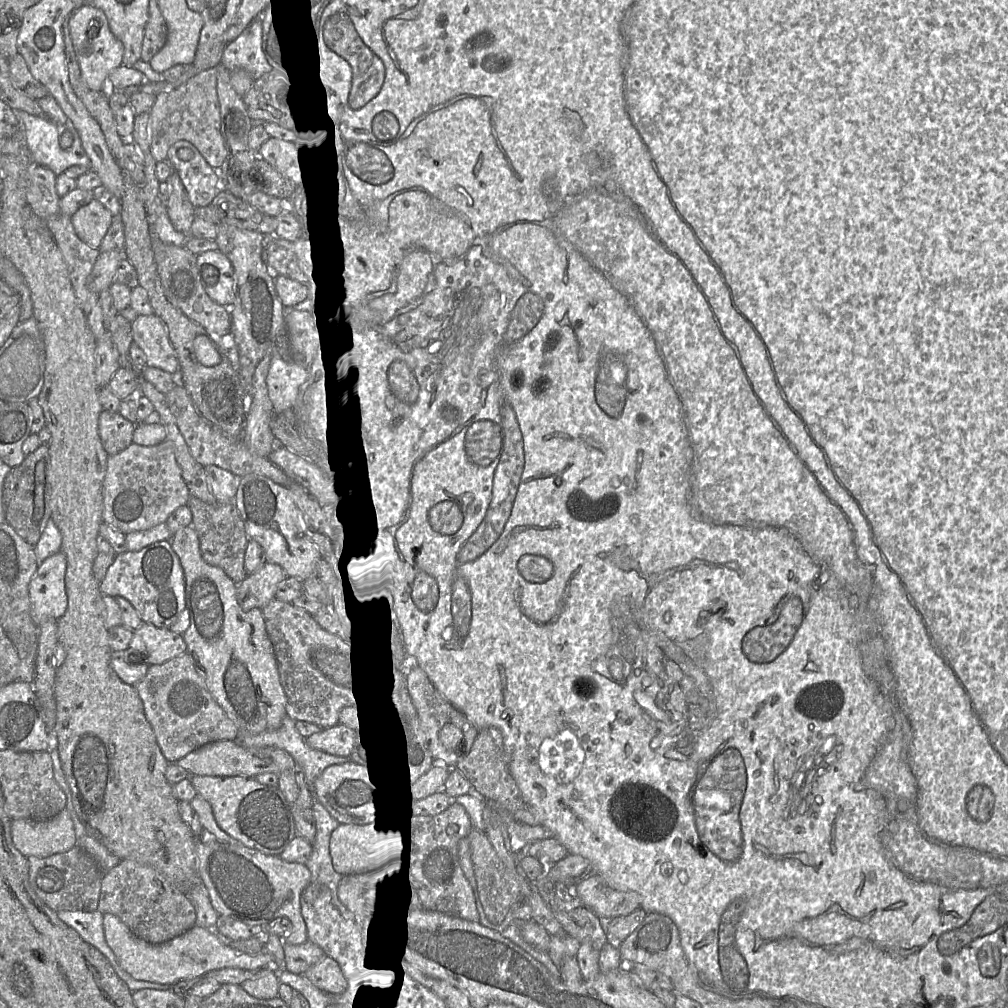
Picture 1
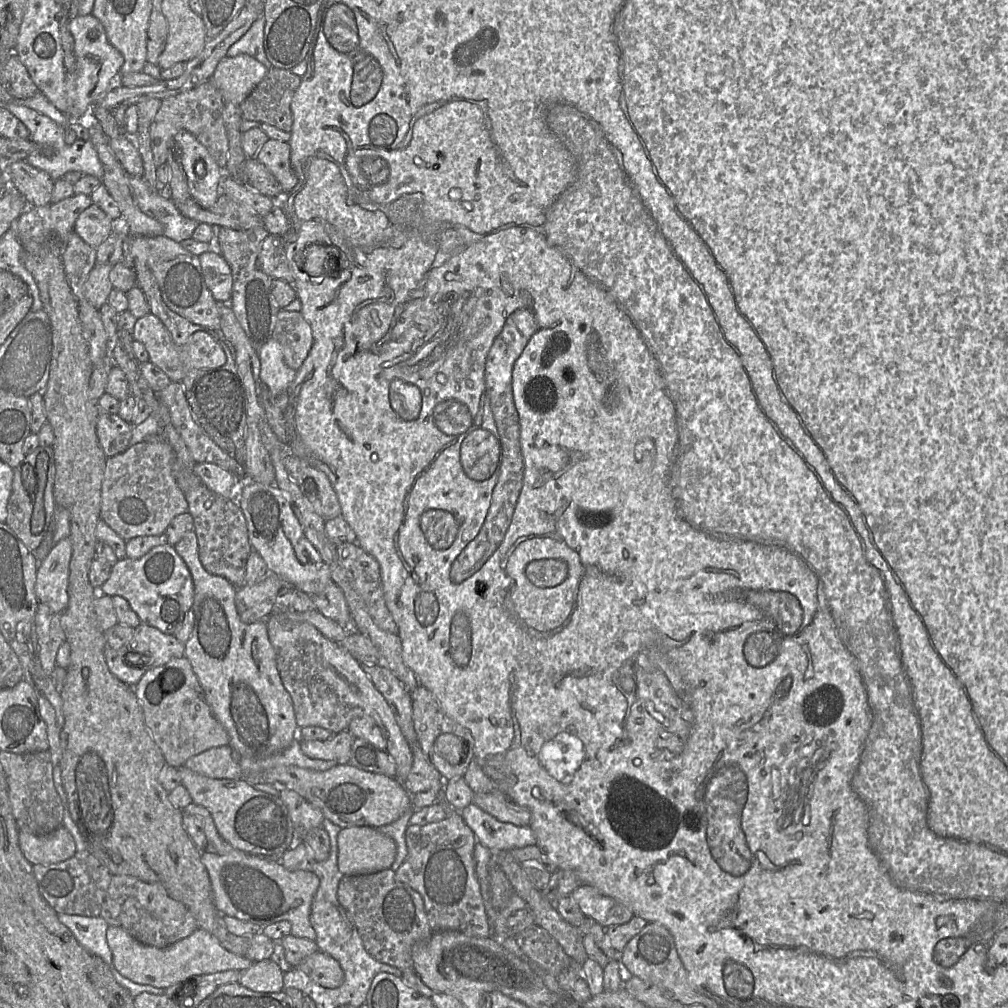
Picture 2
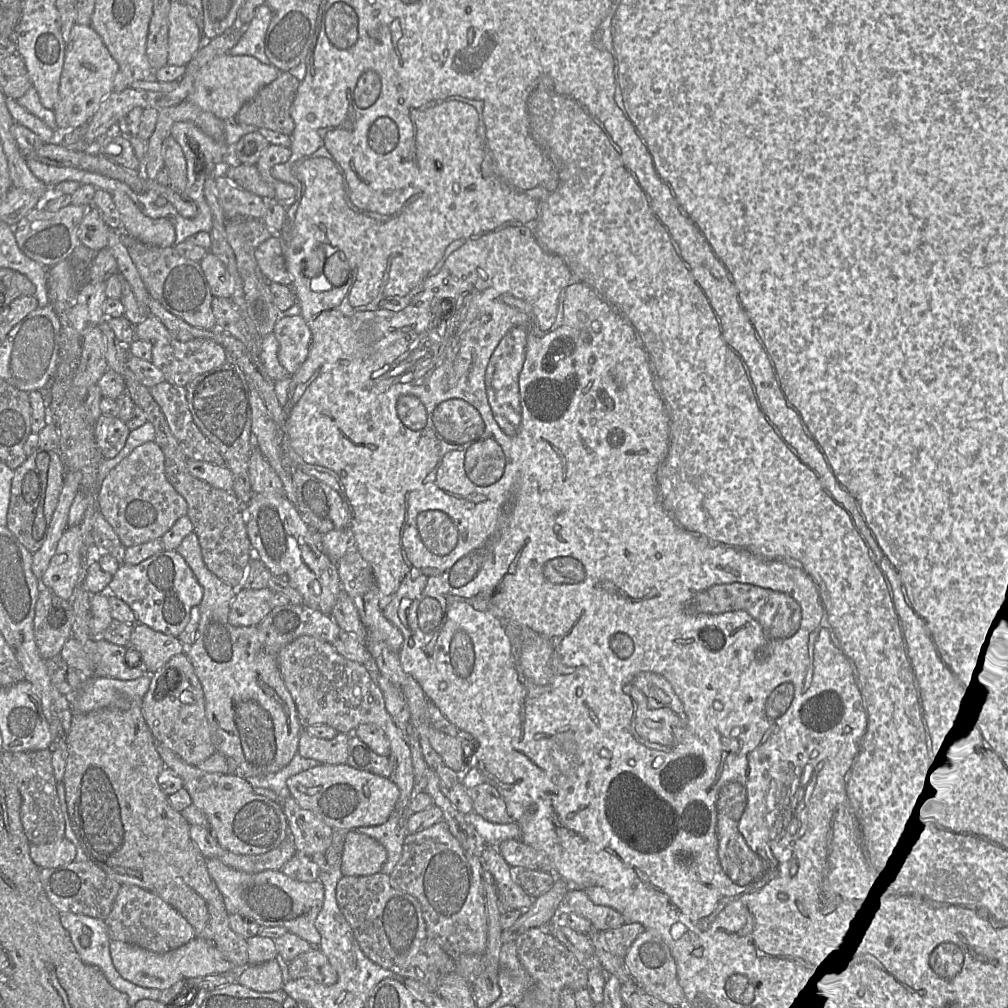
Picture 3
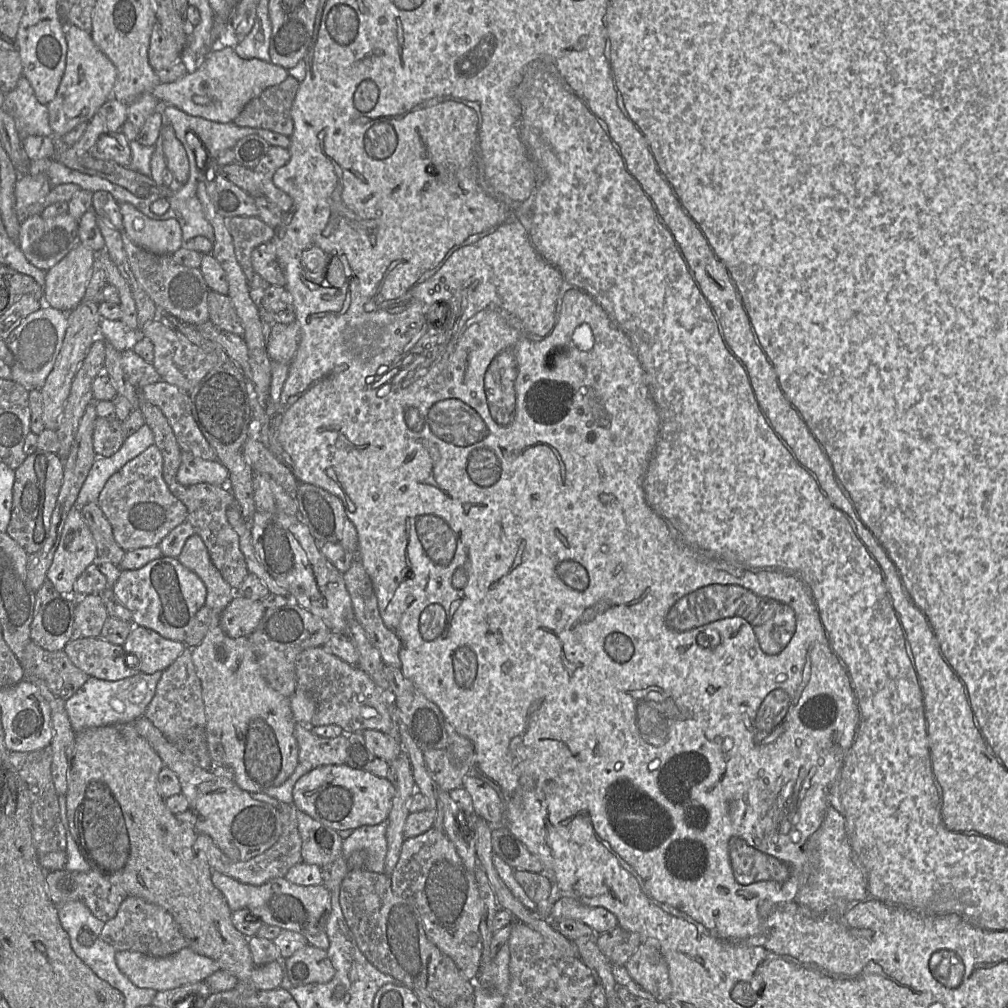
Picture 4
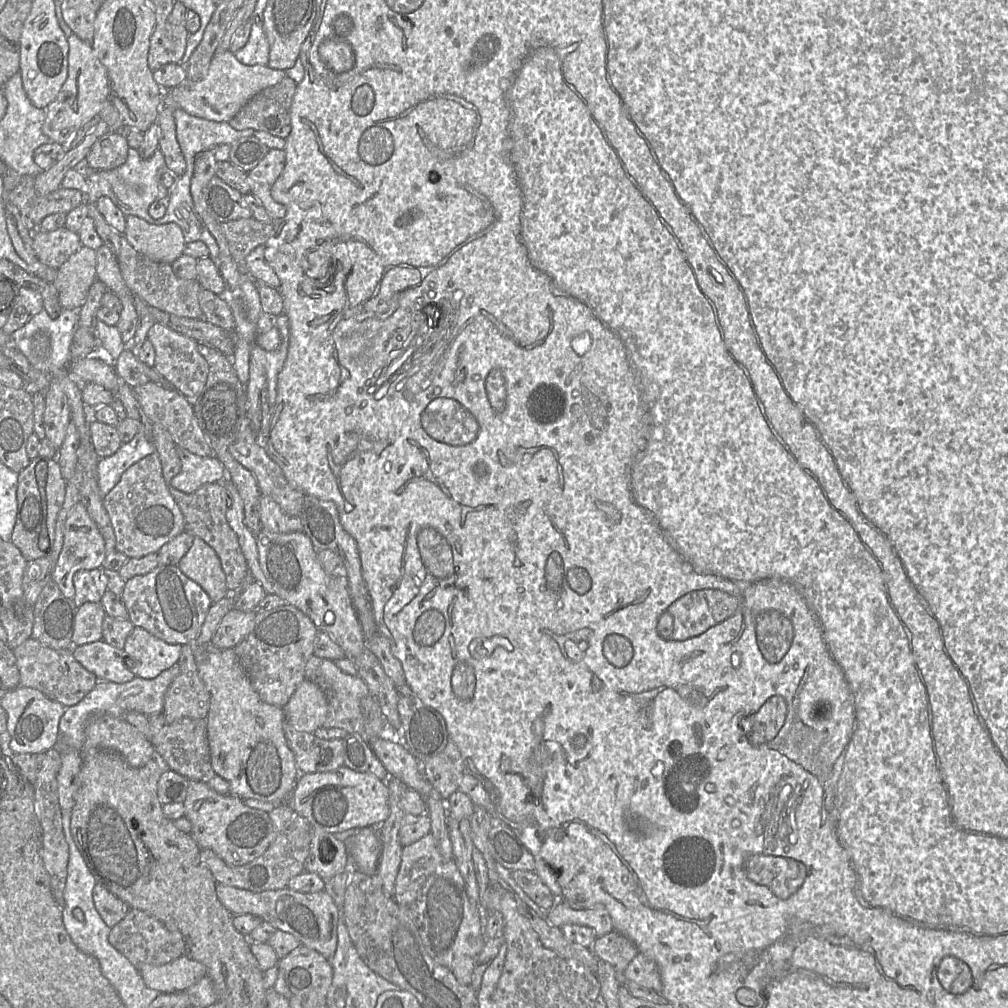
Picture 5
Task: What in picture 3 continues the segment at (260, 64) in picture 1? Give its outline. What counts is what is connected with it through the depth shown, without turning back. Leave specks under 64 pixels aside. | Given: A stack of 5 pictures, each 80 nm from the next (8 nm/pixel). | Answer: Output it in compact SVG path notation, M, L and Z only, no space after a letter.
M265 3L244 28L240 40L229 53L233 56L253 56L263 64L272 65L265 52L265 37L270 21L271 11Z

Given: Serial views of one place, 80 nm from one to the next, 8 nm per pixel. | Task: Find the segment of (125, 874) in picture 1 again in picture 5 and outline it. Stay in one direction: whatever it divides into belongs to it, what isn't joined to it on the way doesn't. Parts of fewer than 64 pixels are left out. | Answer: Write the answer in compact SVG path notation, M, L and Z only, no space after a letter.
M129 909L125 917L111 928L108 941L136 969L147 964L164 965L185 954L184 944L179 936L172 934L155 917L137 909Z

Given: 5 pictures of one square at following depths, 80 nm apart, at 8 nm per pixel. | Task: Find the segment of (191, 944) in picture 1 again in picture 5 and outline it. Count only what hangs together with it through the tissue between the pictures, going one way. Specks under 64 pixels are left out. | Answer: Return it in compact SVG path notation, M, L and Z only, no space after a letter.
M186 954L164 965L147 964L137 970L145 985L159 993L185 992L207 976L205 966Z

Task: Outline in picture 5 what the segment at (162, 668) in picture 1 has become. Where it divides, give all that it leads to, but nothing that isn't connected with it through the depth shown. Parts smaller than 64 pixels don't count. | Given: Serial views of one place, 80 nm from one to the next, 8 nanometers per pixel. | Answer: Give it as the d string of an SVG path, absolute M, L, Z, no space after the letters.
M182 645L181 655L177 664L180 671L165 693L162 714L168 722L185 718L205 719L209 710L210 695L197 671L194 645Z

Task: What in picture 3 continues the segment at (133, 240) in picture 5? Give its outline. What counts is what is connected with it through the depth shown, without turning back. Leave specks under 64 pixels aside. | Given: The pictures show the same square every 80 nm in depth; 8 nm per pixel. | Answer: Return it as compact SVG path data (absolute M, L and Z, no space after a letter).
M115 191L111 194L121 216L121 232L148 245L161 248L175 246L175 226L169 219L152 219L144 215L125 193Z

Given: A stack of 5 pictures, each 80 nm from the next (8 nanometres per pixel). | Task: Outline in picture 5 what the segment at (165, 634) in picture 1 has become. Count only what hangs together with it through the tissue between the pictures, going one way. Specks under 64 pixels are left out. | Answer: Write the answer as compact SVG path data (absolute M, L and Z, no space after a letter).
M141 627L133 628L123 647L124 653L135 662L128 669L144 679L155 678L175 665L181 650L182 645L167 643Z

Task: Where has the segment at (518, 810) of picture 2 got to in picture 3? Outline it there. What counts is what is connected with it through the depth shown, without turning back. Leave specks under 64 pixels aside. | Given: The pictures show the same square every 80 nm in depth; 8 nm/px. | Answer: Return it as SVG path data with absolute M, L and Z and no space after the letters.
M483 782L468 785L467 789L473 801L473 811L484 819L498 824L512 823L514 821L507 811L504 798L495 787Z

